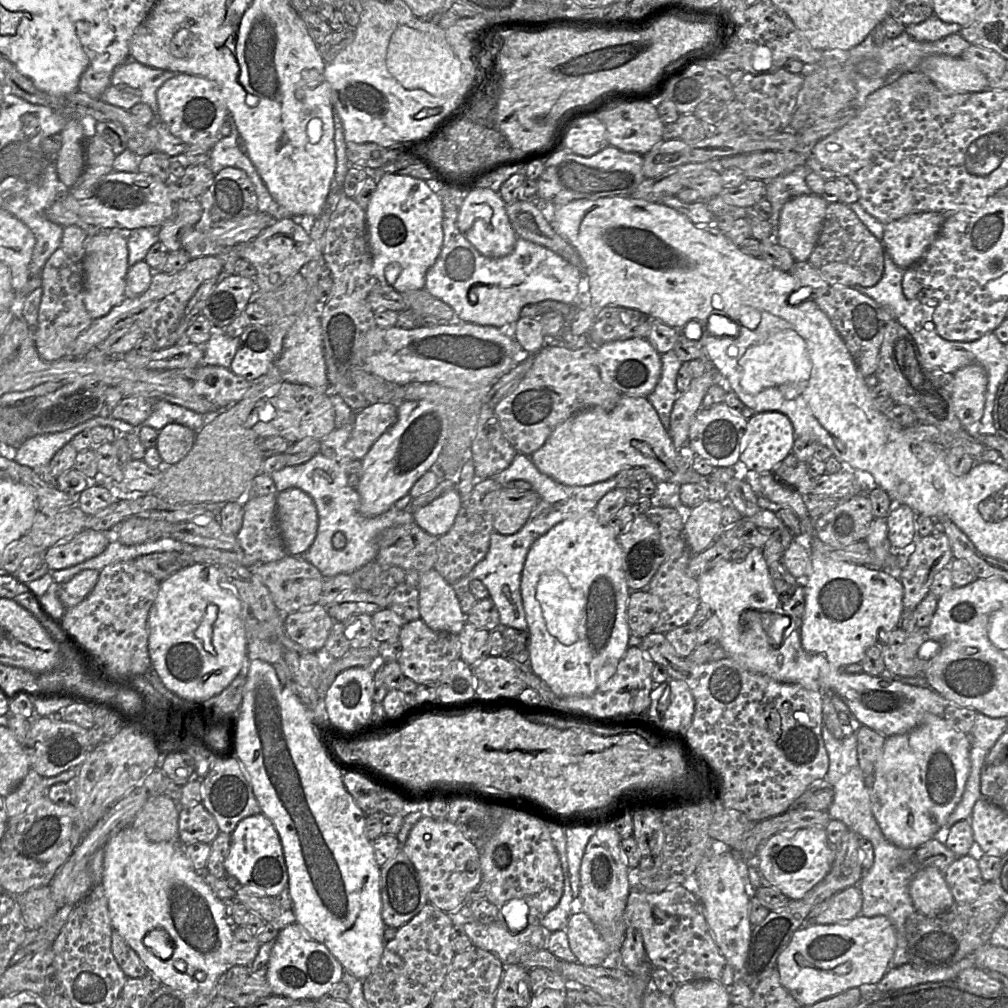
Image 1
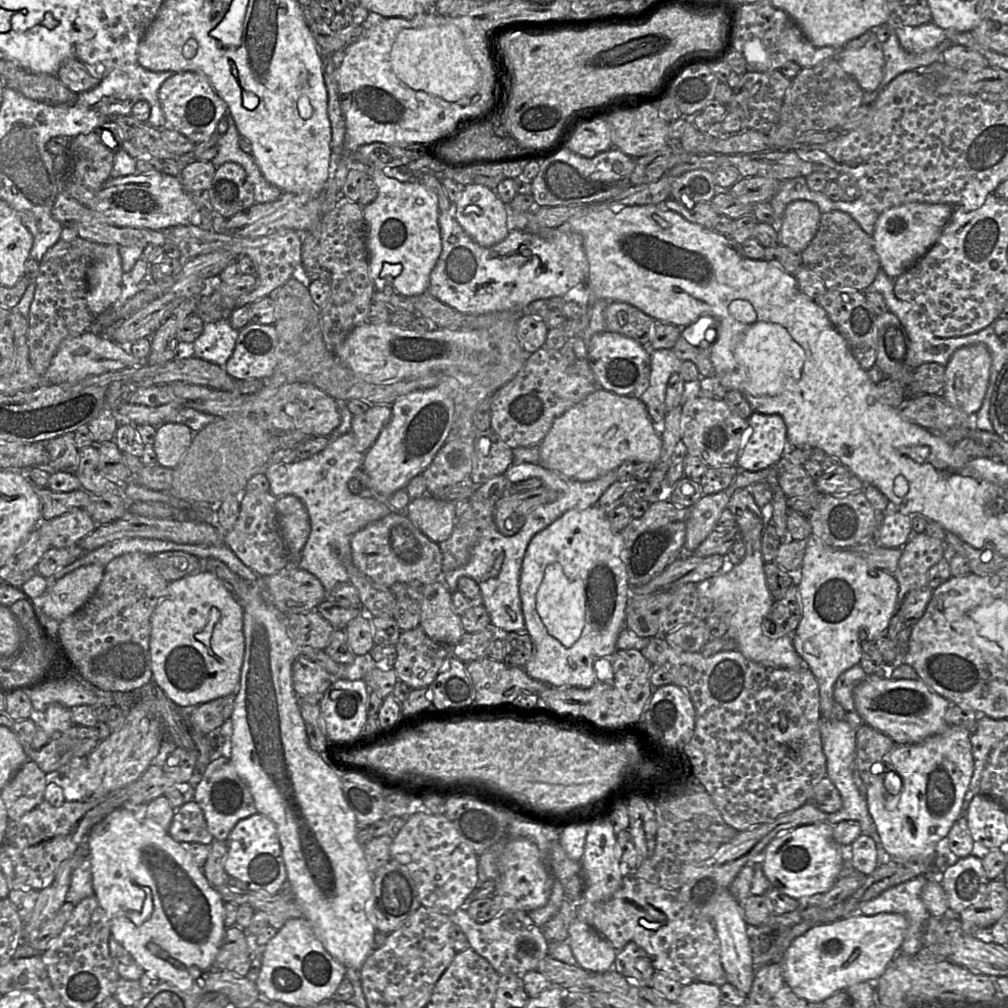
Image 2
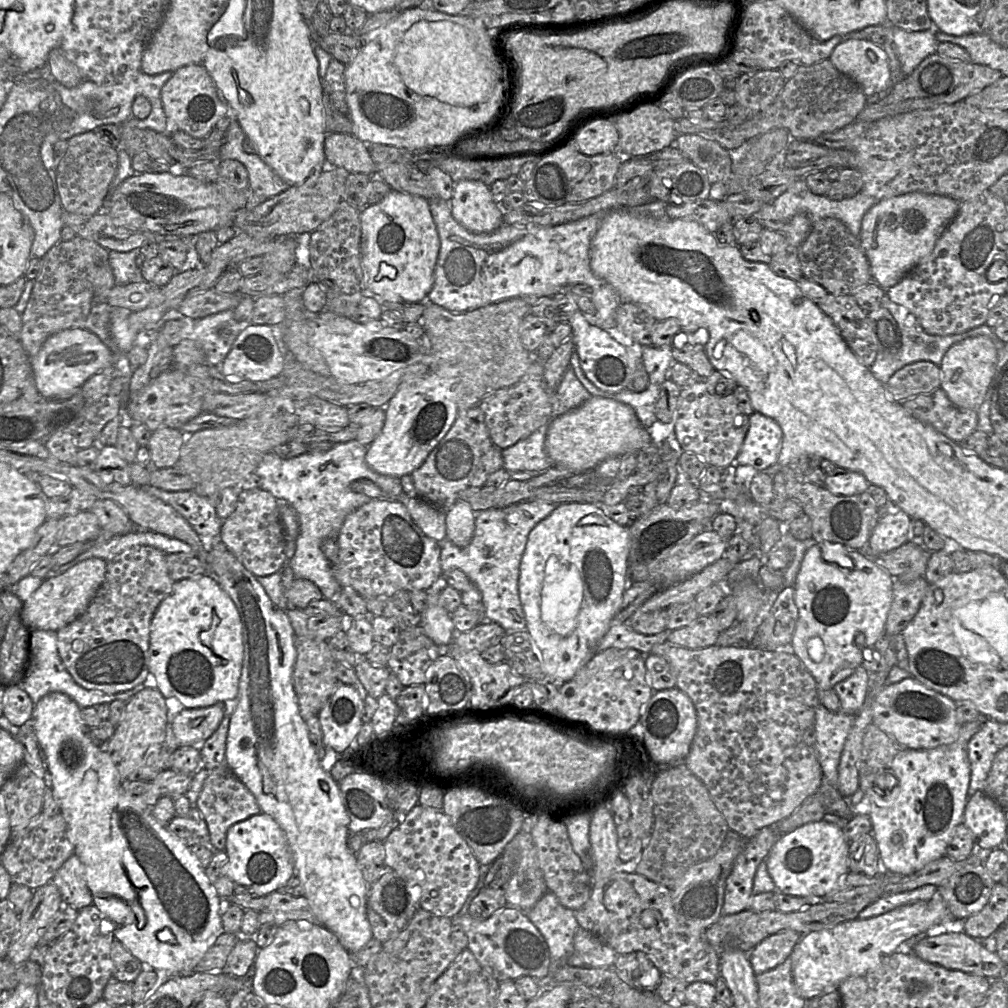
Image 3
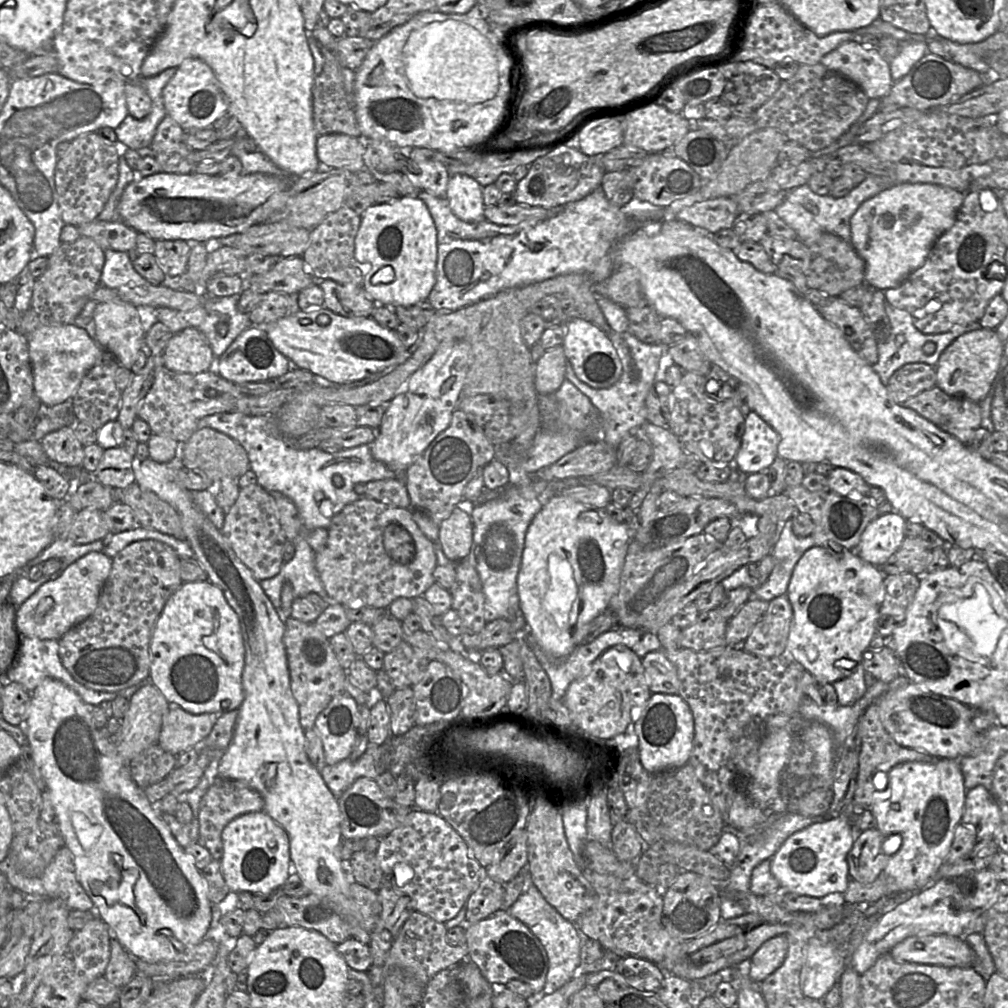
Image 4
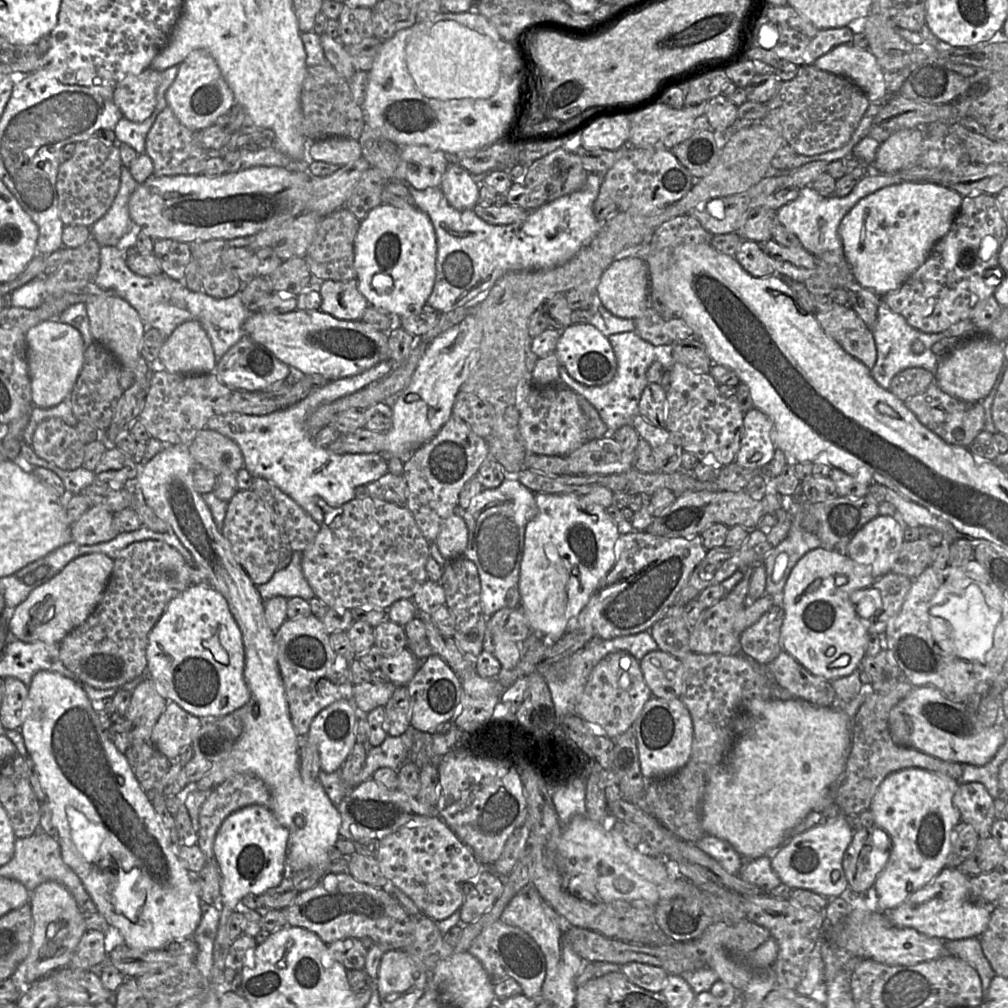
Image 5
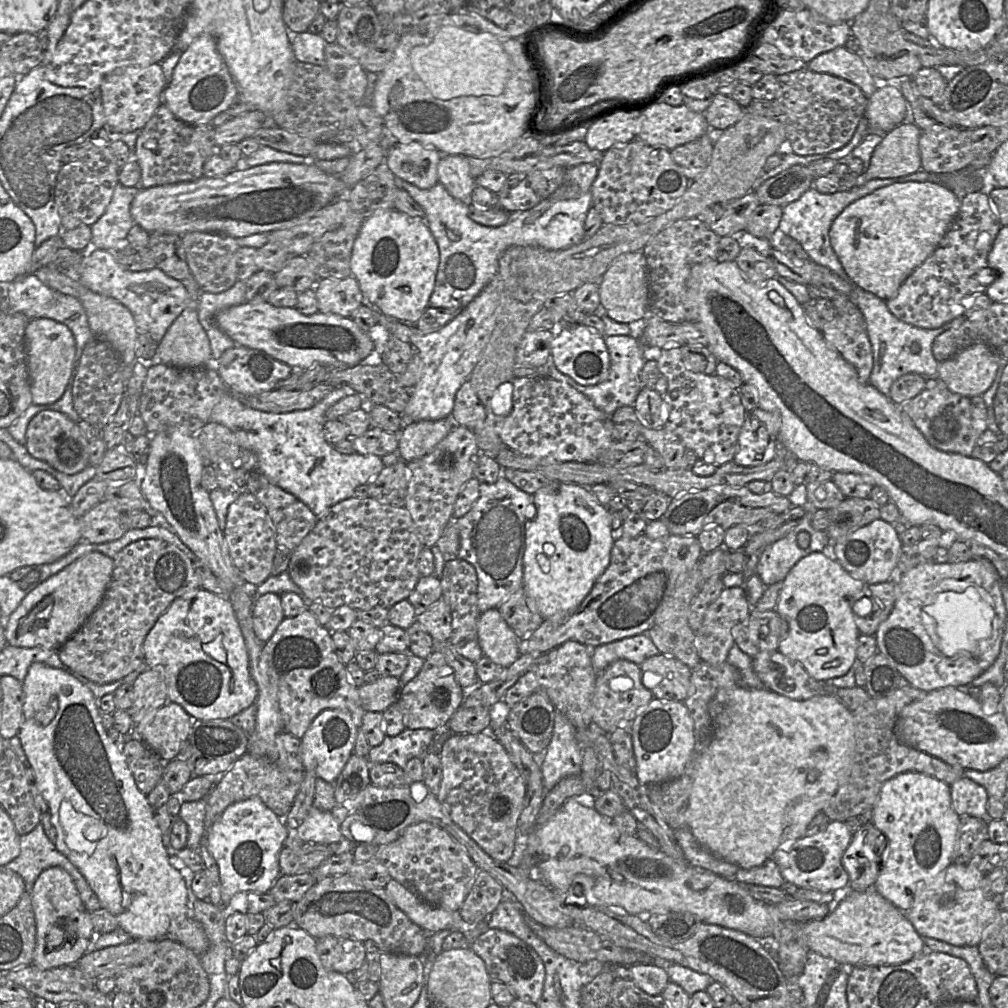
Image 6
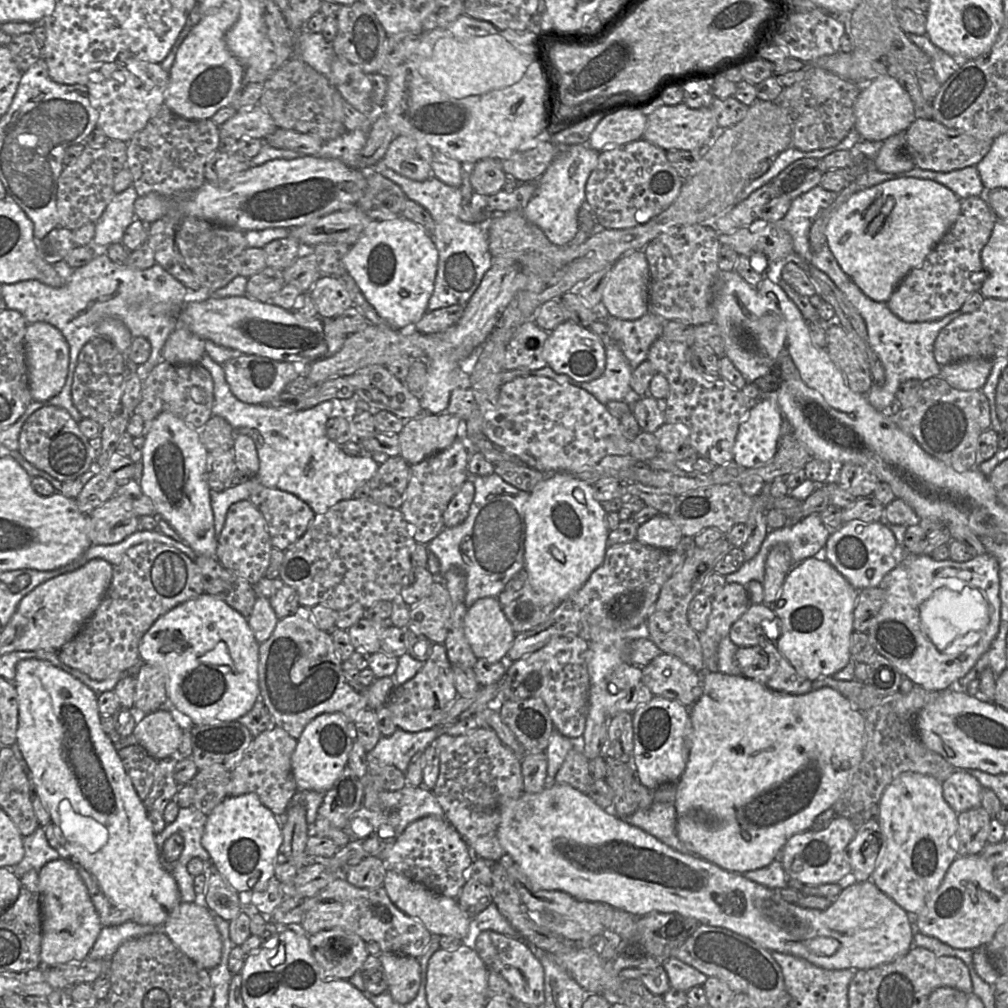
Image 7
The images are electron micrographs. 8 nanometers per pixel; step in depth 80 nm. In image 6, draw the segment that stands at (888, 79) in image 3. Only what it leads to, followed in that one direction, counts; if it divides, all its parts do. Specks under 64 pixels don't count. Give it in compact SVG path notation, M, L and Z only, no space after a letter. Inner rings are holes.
M844 46L819 54L807 63L807 68L850 81L857 85L867 98L878 89L875 76L870 73L861 55L850 52Z

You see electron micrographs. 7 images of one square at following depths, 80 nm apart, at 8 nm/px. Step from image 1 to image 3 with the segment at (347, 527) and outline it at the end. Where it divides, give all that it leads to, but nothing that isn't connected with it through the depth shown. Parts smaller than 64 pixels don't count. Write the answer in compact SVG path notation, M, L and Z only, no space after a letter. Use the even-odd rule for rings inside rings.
M356 440L336 443L326 452L306 452L294 458L281 458L274 451L264 455L255 473L260 477L260 488L270 492L277 500L285 500L296 510L299 534L295 555L288 565L295 578L313 582L327 600L333 600L342 588L333 574L333 565L324 555L321 544L325 539L337 538L345 518L372 499L363 492L354 492L350 483L358 479L374 482L390 499L404 495L399 478L375 472L365 461L367 446Z

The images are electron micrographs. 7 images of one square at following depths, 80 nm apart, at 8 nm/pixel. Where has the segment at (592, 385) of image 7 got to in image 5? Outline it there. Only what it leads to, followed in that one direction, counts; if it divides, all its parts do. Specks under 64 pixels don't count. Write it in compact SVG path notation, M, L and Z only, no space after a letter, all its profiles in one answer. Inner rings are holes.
M635 331L612 334L608 337L608 341L617 360L617 370L610 382L600 386L581 384L573 379L563 366L559 366L559 382L581 394L595 407L607 427L605 437L612 437L620 427L631 425L632 419L639 414L639 401L643 390L648 385L646 372L656 361L656 355L655 346L641 339Z

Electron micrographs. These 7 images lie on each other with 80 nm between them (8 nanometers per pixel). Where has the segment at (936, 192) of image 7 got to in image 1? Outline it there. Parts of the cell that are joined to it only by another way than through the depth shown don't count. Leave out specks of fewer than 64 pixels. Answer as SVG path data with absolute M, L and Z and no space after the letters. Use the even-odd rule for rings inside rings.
M922 212L884 226L882 244L893 262L906 269L918 261L939 234L946 214Z

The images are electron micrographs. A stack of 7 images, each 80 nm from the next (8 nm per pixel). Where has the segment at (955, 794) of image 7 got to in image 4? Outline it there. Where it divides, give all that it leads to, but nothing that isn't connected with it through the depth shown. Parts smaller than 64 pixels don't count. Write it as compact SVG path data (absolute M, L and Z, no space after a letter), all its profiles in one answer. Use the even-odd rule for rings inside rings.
M984 786L966 790L961 822L973 829L977 840L993 838L1002 823L999 802Z

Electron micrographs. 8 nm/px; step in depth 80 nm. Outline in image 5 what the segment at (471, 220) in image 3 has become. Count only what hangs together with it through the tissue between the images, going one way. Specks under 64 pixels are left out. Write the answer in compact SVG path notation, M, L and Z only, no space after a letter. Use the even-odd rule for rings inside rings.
M449 163L440 187L449 204L457 210L473 209L478 204L479 181L456 163Z

